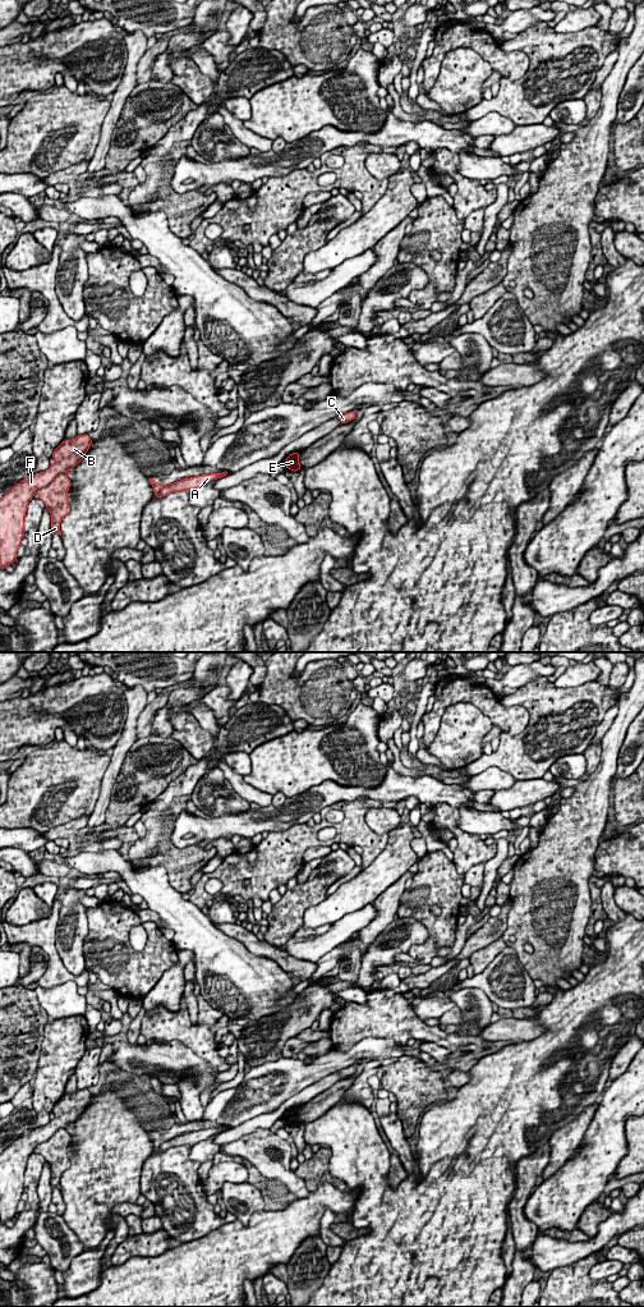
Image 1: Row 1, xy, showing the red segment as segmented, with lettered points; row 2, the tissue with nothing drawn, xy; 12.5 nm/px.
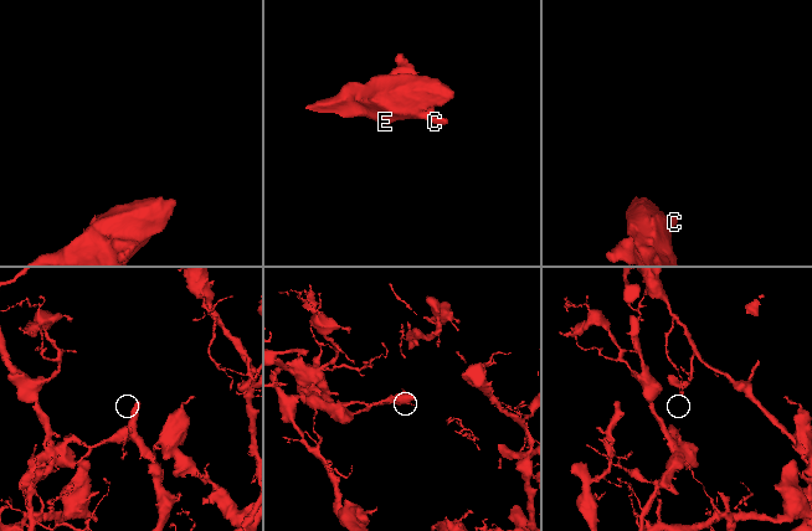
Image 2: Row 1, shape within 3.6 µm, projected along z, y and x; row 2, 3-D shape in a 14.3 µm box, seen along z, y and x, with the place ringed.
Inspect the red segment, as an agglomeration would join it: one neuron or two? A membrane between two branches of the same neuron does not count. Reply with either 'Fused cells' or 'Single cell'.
Fused cells

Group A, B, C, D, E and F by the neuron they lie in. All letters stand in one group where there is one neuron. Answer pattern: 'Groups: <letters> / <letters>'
Groups: A C D E / B F

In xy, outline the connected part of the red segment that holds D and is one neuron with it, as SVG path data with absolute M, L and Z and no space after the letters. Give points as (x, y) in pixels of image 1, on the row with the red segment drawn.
M66 474L56 476L47 486L37 490L38 499L42 500L51 514L51 533L60 532L60 523L70 513L68 491L72 481Z

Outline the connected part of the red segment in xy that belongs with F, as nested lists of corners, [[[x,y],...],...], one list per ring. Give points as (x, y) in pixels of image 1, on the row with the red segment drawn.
[[[88,434],[64,440],[52,453],[55,460],[45,472],[27,476],[0,499],[0,569],[17,560],[17,551],[24,537],[24,520],[28,501],[34,492],[47,486],[56,476],[73,471],[89,450],[93,440]]]

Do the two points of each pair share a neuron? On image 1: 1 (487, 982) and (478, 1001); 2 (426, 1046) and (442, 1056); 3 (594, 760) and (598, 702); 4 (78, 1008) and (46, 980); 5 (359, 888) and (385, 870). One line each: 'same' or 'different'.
1: different
2: same
3: different
4: different
5: same

